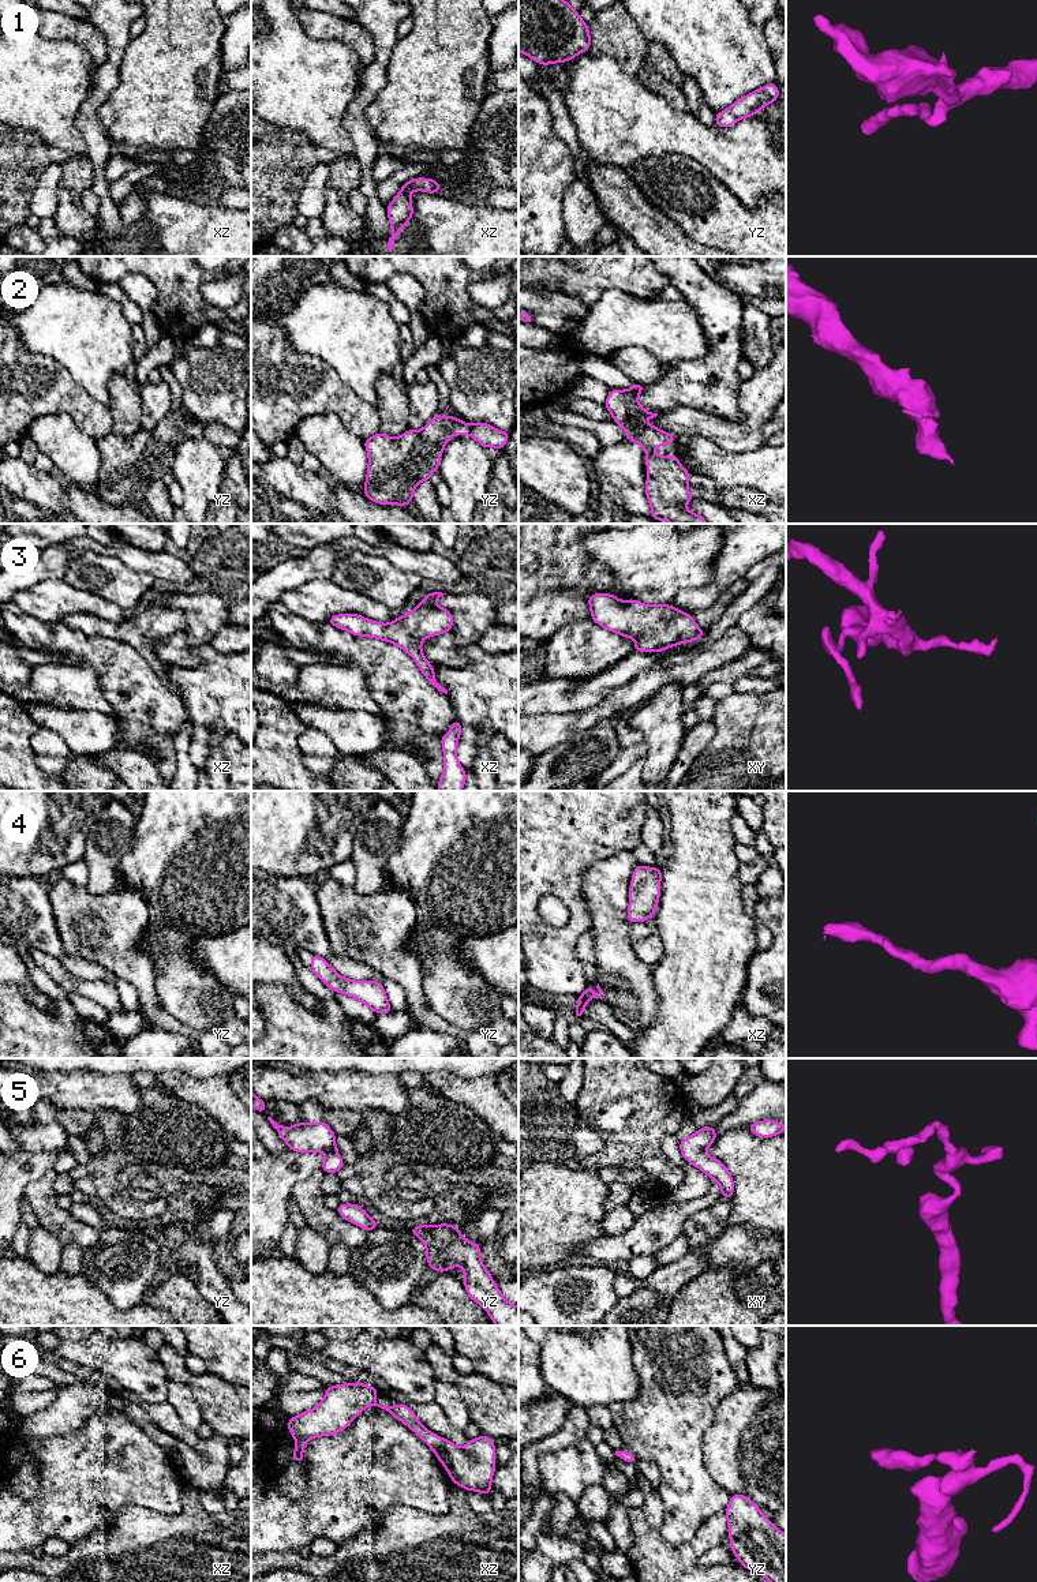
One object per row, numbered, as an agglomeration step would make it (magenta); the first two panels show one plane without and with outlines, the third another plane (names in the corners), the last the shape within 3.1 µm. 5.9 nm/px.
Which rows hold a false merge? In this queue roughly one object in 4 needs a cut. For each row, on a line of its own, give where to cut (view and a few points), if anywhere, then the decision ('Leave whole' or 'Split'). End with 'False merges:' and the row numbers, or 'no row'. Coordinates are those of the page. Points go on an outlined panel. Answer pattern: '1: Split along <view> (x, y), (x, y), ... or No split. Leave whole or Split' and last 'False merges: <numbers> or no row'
1: No split. Leave whole
2: No split. Leave whole
3: No split. Leave whole
4: No split. Leave whole
5: No split. Leave whole
6: No split. Leave whole
False merges: no row

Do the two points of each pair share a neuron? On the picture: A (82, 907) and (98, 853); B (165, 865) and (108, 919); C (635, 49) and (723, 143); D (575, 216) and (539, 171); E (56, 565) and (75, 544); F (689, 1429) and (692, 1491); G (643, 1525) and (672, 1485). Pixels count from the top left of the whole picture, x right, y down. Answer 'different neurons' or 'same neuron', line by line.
A: different neurons
B: different neurons
C: different neurons
D: different neurons
E: same neuron
F: same neuron
G: different neurons

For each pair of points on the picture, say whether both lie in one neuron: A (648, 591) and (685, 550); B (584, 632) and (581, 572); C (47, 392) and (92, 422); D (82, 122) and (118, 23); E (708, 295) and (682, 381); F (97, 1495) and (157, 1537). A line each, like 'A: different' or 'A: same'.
A: same
B: different
C: same
D: same
E: same
F: different

